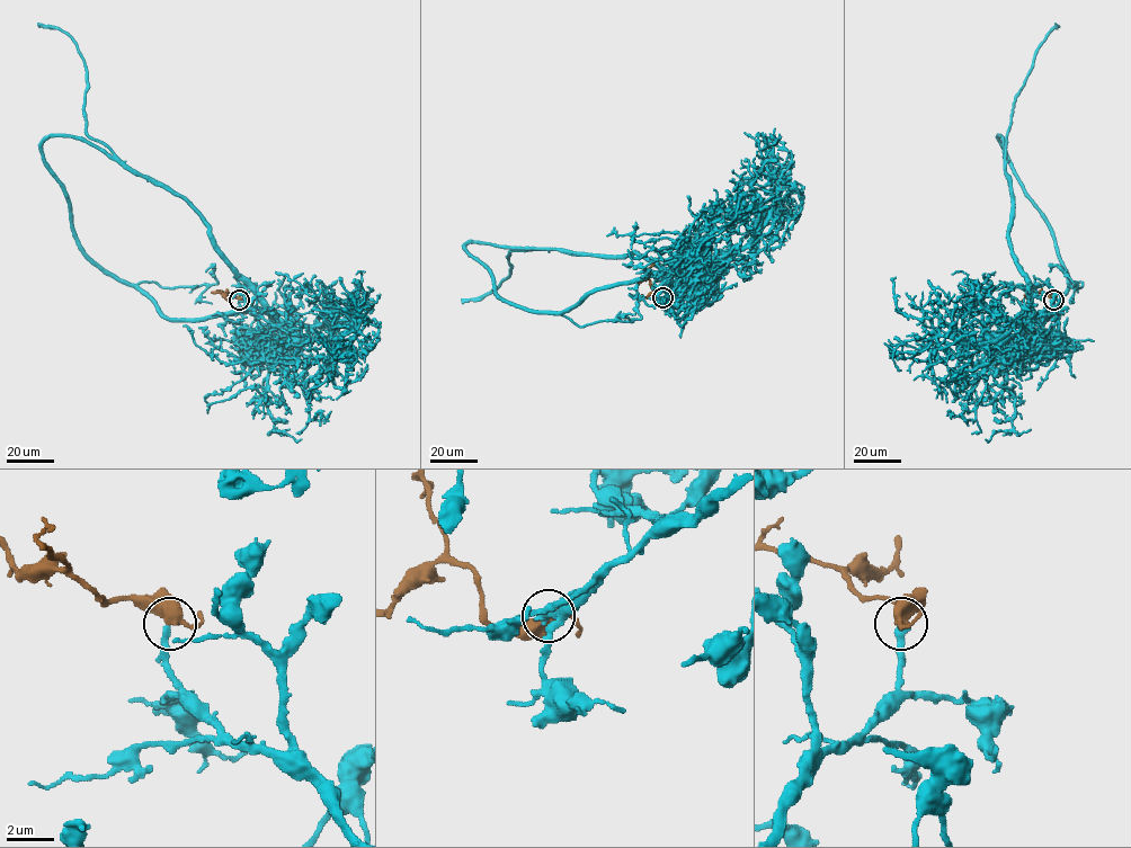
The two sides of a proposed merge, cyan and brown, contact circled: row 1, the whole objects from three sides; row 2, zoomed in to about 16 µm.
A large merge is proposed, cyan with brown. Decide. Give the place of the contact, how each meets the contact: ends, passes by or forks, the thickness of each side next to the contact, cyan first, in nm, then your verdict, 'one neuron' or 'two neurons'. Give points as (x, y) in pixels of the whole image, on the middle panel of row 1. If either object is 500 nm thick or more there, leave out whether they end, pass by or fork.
at (662, 297); cyan ends there; brown passes by; 320 nm thick on the cyan side, 440 nm on the other; one neuron

